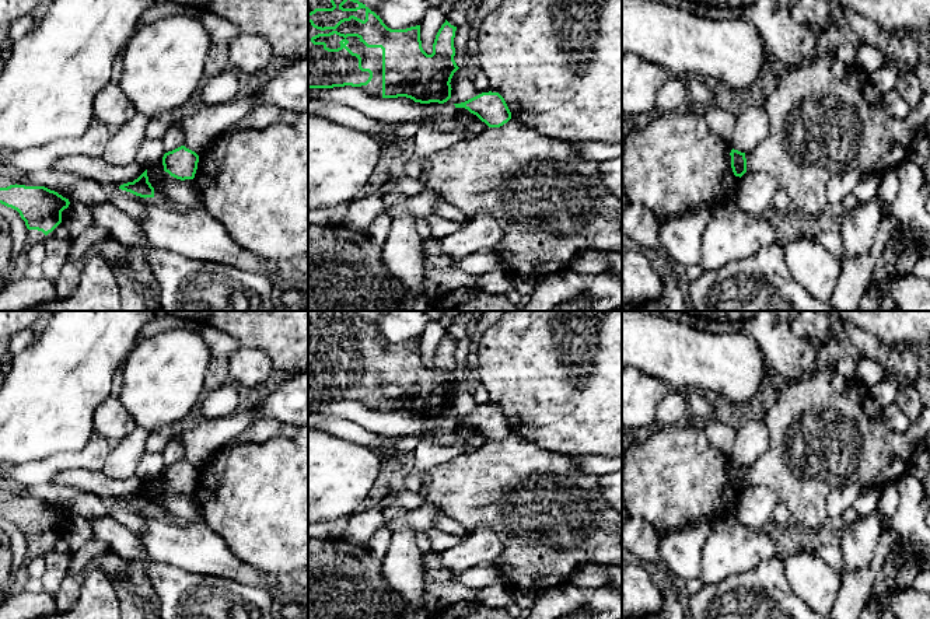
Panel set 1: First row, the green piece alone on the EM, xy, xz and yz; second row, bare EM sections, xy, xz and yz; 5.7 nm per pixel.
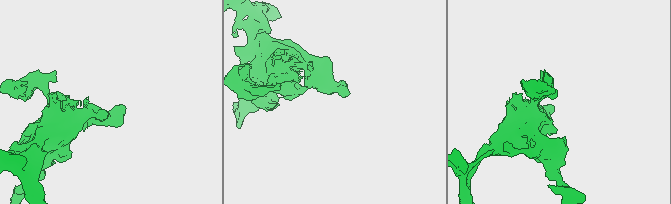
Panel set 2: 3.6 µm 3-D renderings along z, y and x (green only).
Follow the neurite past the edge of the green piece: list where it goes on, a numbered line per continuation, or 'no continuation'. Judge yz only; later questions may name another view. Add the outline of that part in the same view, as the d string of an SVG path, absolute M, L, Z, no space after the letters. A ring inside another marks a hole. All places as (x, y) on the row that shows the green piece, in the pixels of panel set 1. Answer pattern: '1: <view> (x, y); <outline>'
no continuation

